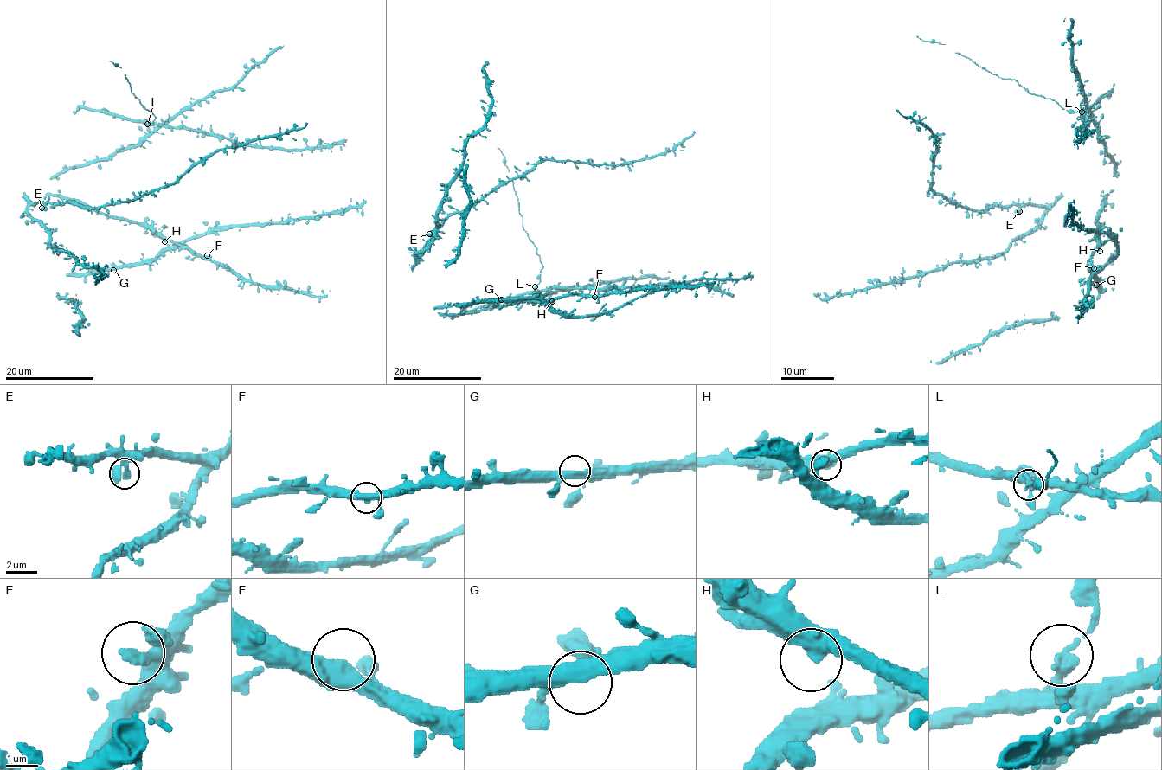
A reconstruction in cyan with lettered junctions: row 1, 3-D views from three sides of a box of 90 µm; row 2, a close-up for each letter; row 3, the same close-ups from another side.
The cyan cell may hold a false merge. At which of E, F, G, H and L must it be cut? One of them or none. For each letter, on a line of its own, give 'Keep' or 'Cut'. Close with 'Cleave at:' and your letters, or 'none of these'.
E: Keep
F: Keep
G: Keep
H: Keep
L: Keep
Cleave at: none of these

